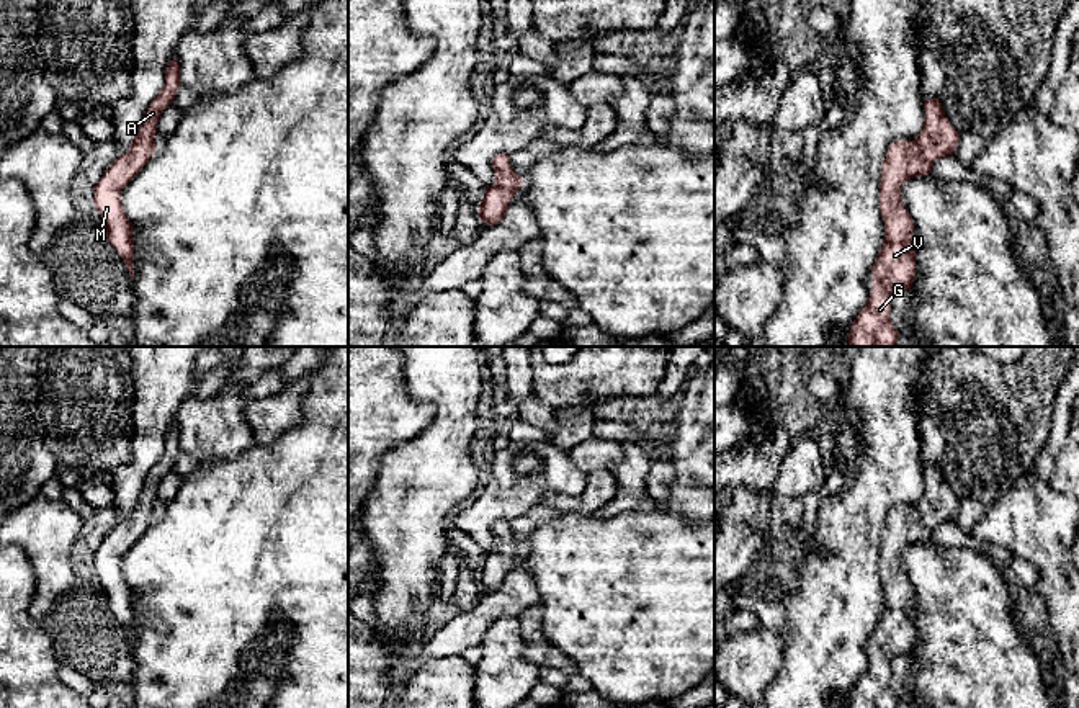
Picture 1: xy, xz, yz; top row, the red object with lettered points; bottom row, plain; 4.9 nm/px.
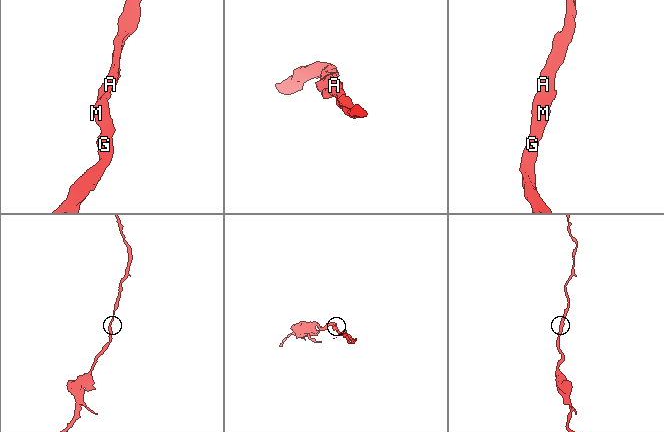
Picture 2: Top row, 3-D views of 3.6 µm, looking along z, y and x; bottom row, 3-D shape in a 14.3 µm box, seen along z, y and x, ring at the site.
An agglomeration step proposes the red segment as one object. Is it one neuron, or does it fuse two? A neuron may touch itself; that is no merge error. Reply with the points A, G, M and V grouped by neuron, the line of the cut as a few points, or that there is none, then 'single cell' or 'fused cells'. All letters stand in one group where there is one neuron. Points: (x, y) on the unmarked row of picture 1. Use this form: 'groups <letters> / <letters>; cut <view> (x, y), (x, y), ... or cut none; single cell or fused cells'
groups A G M V; cut none; single cell

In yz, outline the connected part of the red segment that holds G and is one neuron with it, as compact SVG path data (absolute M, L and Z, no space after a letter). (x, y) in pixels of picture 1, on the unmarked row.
M937 464L924 468L925 489L914 507L894 507L883 528L880 553L880 577L884 589L883 613L873 630L873 657L866 672L858 679L850 692L848 708L898 708L899 697L893 692L891 662L898 656L909 656L916 646L916 603L914 589L901 567L902 551L914 544L932 540L933 528L953 522L961 499L958 499L945 482L943 473Z

